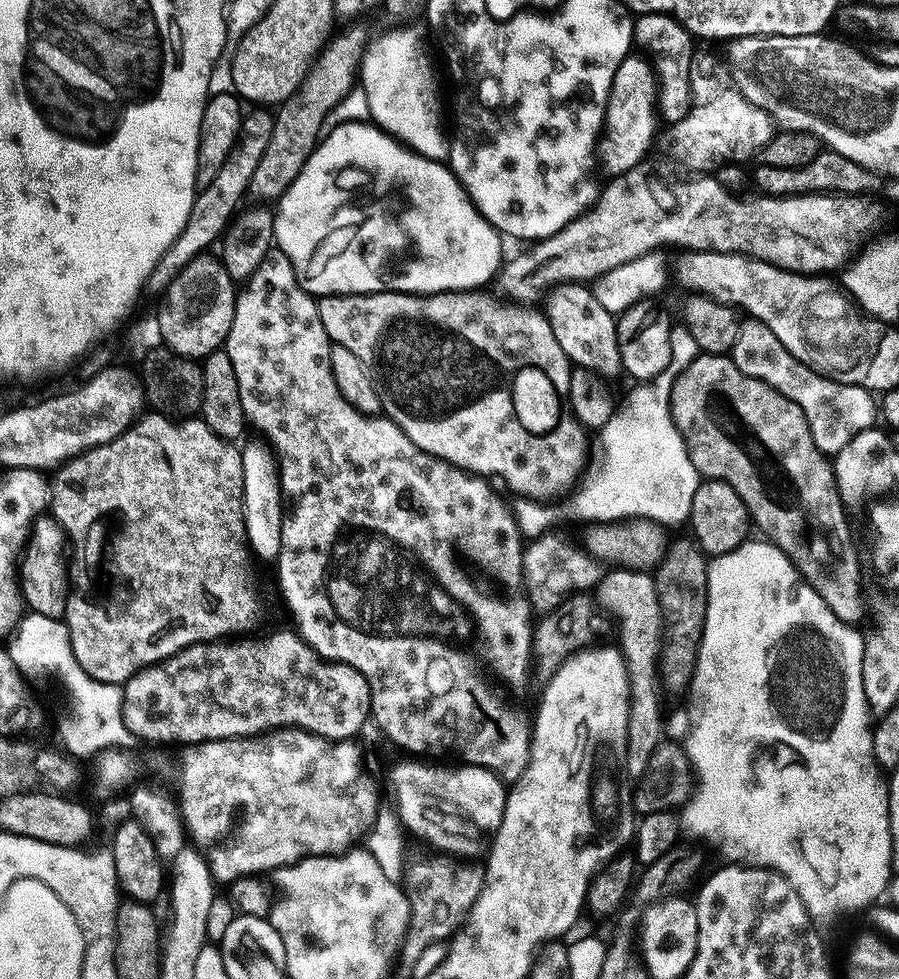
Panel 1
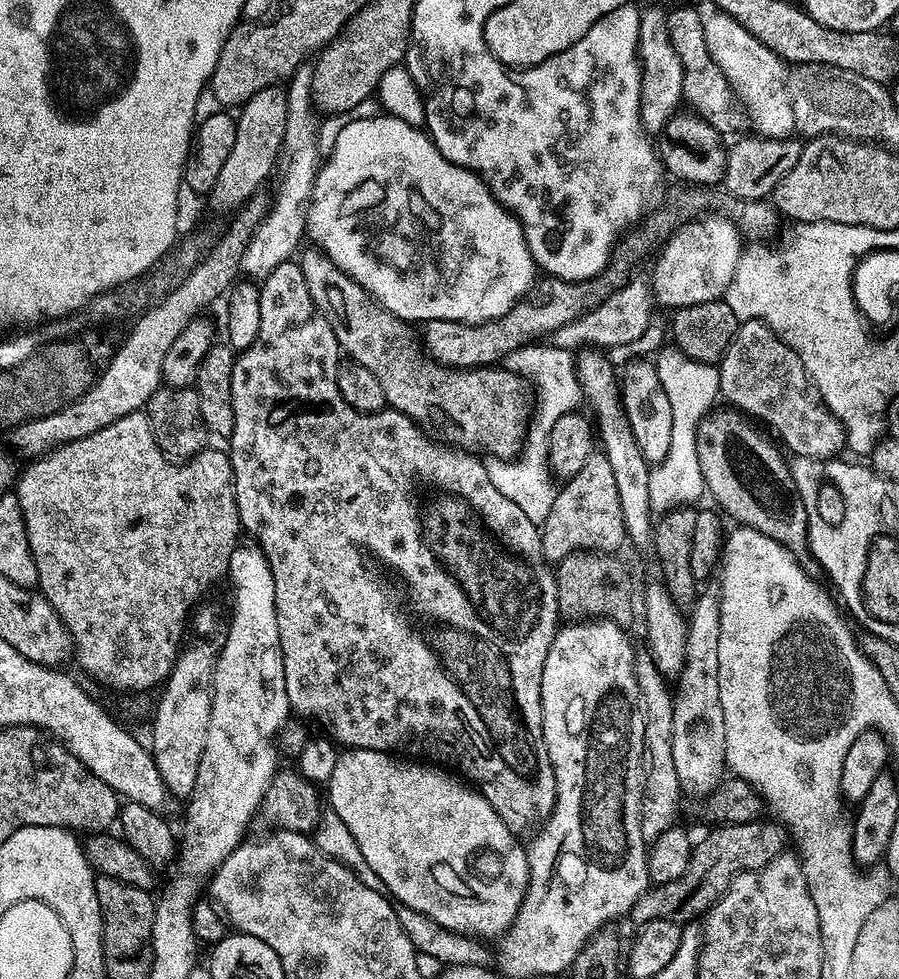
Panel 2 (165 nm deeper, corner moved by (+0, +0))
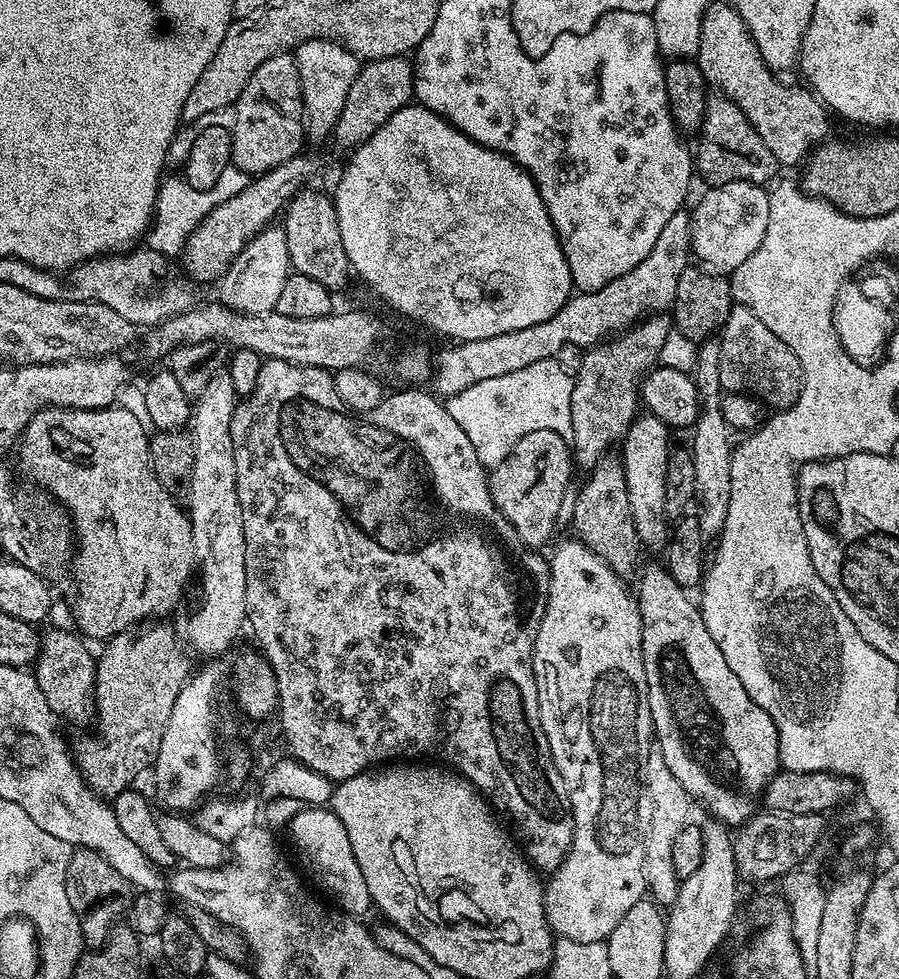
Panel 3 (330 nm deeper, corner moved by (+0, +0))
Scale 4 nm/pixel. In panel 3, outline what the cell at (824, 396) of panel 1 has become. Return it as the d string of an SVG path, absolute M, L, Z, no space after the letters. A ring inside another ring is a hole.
M733 303L724 327L719 329L720 357L718 358L718 374L720 386L725 393L743 392L745 396L755 396L757 400L773 409L788 408L800 396L804 389L804 371L800 359L770 330L770 326L762 323L762 318L754 314L745 304Z

